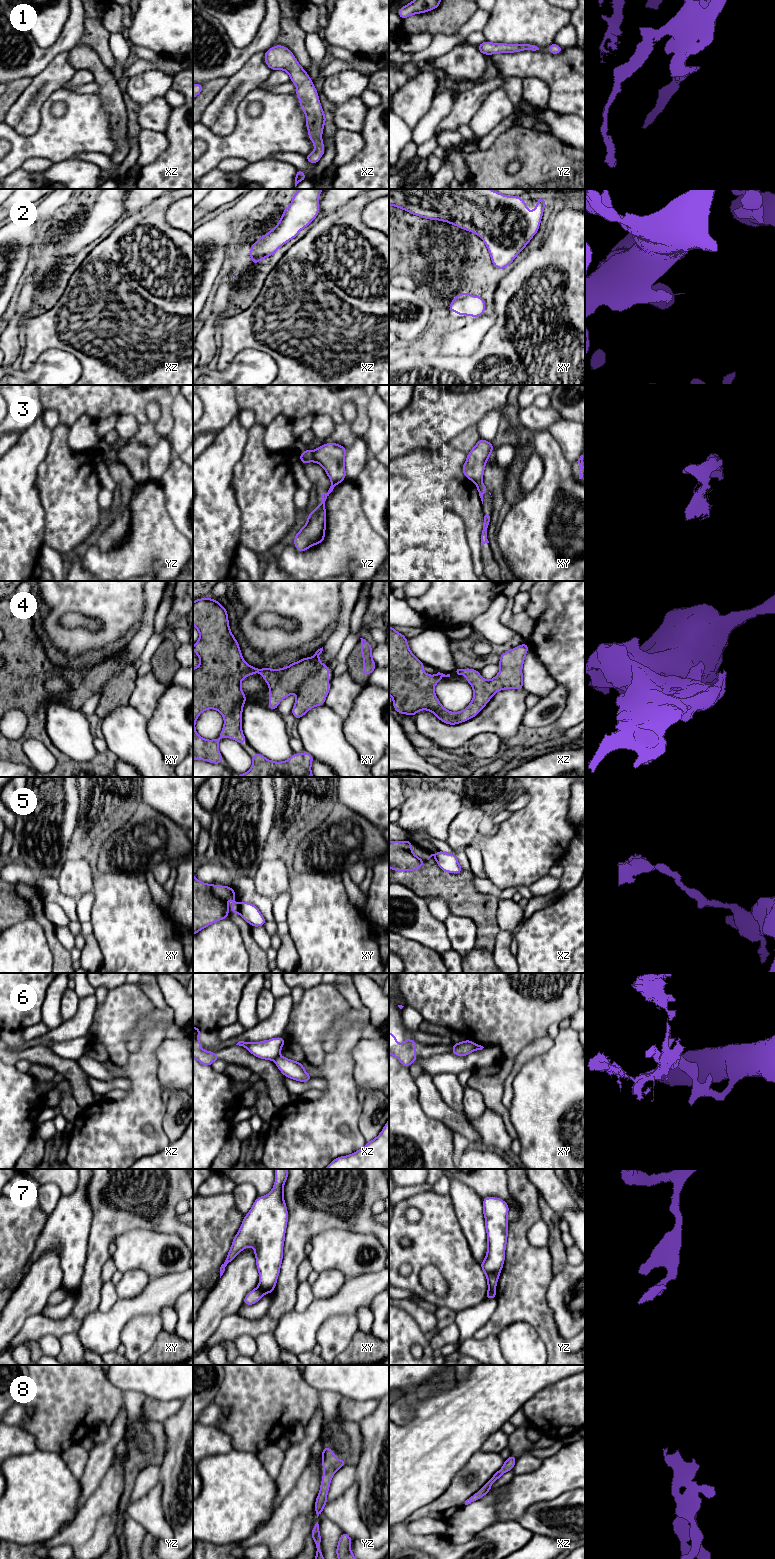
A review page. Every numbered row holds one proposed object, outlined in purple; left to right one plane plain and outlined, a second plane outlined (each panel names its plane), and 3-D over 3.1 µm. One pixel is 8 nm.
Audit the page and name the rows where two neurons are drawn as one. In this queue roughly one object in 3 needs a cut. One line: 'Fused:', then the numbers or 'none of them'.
Fused: 3, 5, 6, 7

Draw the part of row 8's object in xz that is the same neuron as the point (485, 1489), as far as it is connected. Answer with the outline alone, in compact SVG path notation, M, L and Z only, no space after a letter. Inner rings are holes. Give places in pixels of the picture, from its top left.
M511 1455L509 1458L507 1458L504 1462L504 1465L500 1470L498 1470L492 1477L491 1479L474 1495L469 1497L465 1501L465 1505L471 1504L474 1501L477 1501L481 1499L484 1495L490 1492L492 1484L497 1481L504 1473L512 1470L515 1466L516 1463L516 1457Z

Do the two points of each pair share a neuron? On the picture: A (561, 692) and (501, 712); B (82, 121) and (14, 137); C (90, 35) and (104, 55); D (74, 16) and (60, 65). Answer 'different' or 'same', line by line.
A: different
B: same
C: same
D: different

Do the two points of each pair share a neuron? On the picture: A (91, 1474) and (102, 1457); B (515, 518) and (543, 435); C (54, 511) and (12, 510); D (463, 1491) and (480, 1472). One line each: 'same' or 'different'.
A: same
B: same
C: different
D: same

